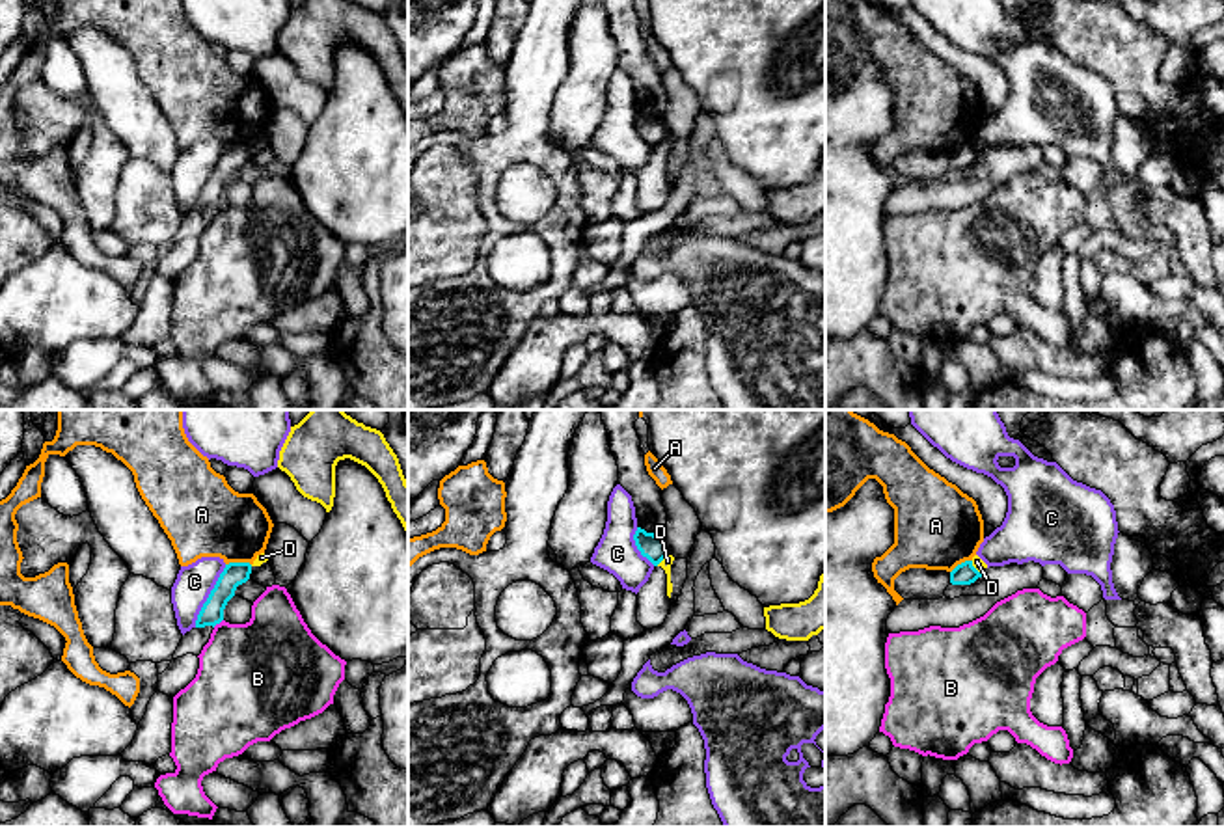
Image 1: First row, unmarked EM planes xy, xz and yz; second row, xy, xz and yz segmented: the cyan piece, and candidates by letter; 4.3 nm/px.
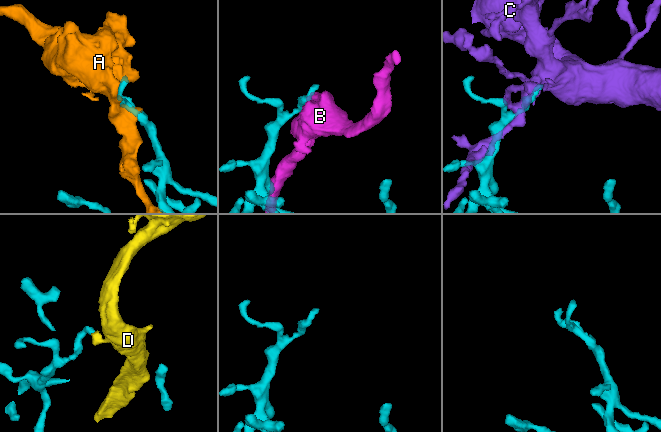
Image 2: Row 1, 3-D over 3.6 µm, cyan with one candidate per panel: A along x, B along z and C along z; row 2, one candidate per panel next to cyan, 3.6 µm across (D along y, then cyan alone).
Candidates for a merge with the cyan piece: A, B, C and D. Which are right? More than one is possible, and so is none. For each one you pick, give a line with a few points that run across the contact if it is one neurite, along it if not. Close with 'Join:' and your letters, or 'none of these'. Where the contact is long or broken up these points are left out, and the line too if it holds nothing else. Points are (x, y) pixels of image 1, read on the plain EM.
Join: none of these

